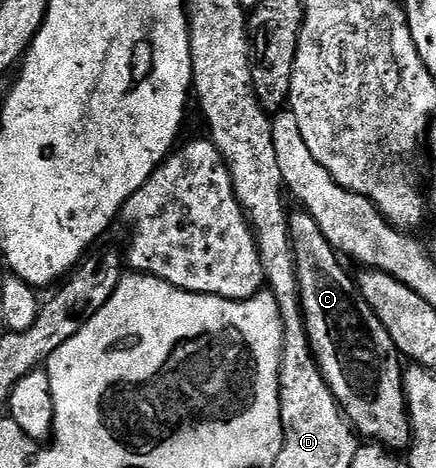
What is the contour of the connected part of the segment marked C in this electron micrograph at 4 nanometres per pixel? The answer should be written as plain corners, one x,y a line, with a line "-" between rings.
304,210
292,211
287,225
291,231
291,249
295,255
299,301
303,303
307,337
329,390
360,437
367,436
363,438
382,444
388,450
406,449
411,442
411,419
407,417
407,395
403,393
404,369
399,368
401,357
392,349
385,326
381,326
377,314
363,301
353,276
343,269
340,253
322,234
321,227
317,226
313,217

